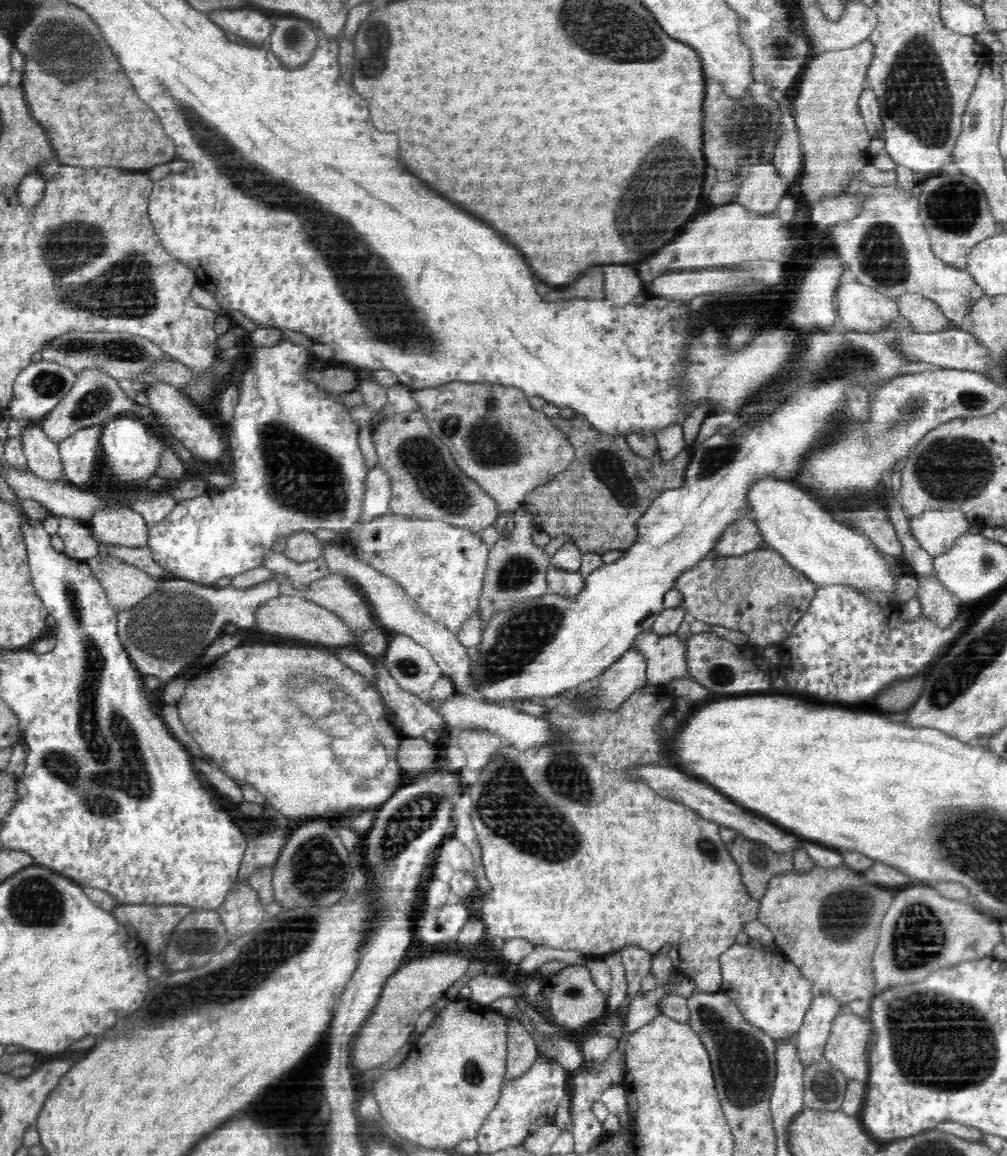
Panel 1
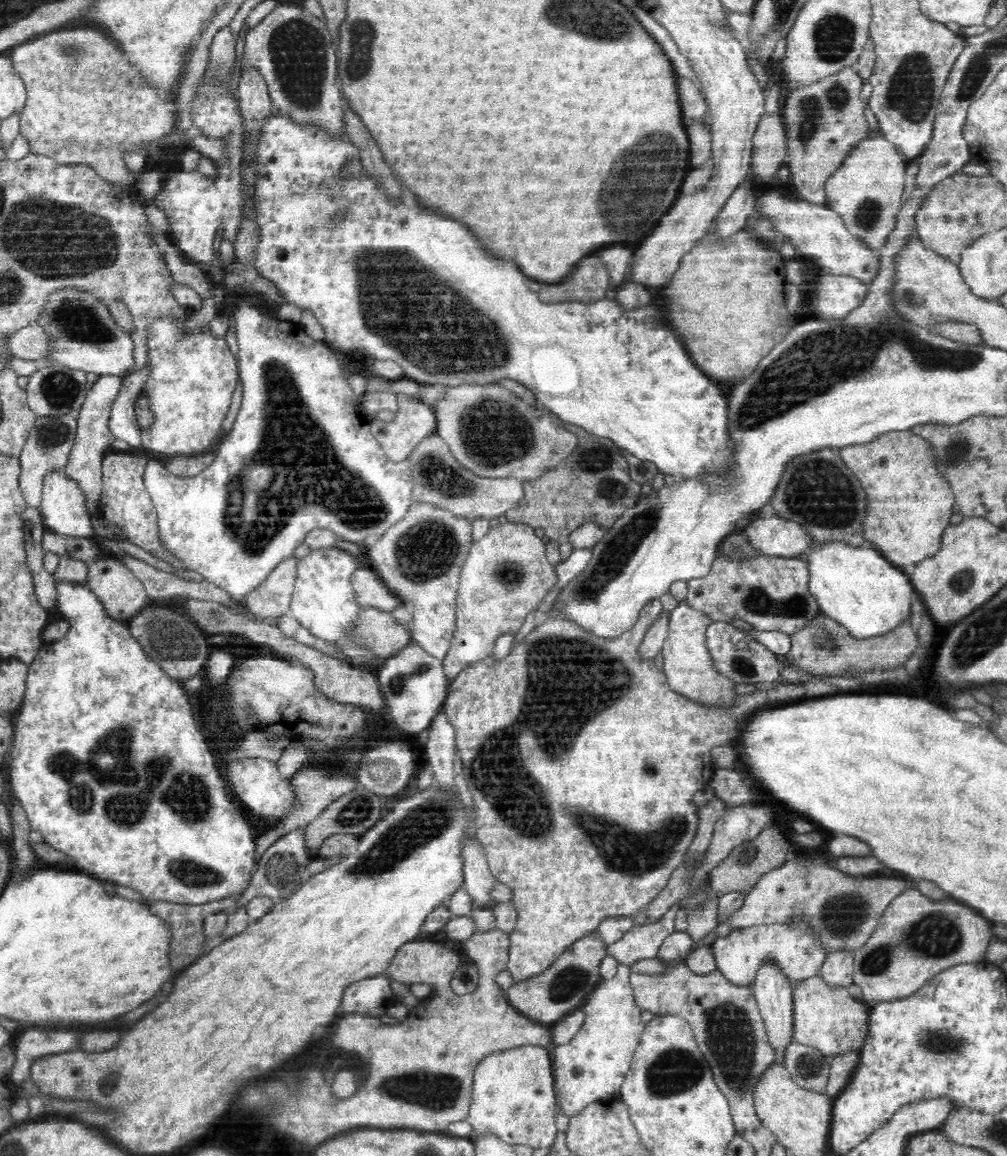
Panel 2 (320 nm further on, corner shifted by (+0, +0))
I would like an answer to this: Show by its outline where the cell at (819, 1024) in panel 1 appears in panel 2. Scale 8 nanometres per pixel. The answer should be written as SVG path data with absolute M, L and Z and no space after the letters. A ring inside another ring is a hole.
M834 951L827 955L820 976L829 986L848 988L854 982L855 959L852 951Z

